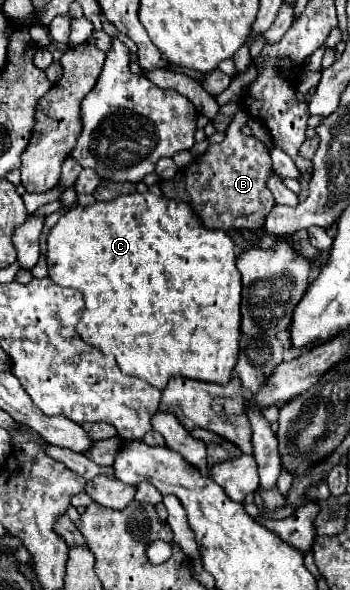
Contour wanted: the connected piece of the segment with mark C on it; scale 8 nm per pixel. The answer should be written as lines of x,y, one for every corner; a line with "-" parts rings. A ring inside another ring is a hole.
133,192
133,194
121,194
115,200
109,202
95,202
93,206
77,206
69,210
65,216
59,218
55,228
51,228
47,236
47,262
49,262
49,278
55,284
71,286
83,292
85,296
85,310
81,314
81,320
77,324
79,334
83,340
87,340
91,346
101,350
105,356
113,356
121,368
123,374
137,376
145,380
147,384
163,390
171,376
185,376
201,382
215,382
215,384
229,384
233,376
235,362
239,358
239,336
241,336
241,293
243,285
241,274
235,266
235,244
223,230
207,230
195,218
195,212
191,206
179,200
169,200
165,196
155,196
153,192

